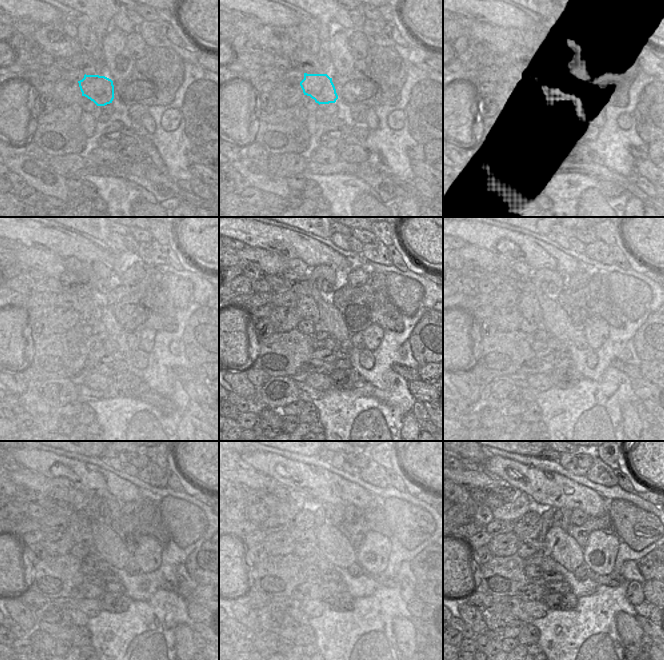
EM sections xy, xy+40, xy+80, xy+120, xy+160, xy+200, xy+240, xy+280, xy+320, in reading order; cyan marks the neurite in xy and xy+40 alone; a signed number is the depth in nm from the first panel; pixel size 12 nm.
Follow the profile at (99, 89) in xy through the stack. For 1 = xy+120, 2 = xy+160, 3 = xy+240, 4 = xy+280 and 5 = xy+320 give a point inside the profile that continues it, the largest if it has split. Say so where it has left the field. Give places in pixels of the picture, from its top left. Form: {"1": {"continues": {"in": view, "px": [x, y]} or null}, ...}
{"1": {"continues": {"in": "xy+120", "px": [88, 310]}}, "2": {"continues": {"in": "xy+160", "px": [308, 308]}}, "3": {"continues": {"in": "xy+240", "px": [79, 523]}}, "4": {"continues": {"in": "xy+280", "px": [302, 526]}}, "5": {"continues": {"in": "xy+320", "px": [526, 528]}}}

